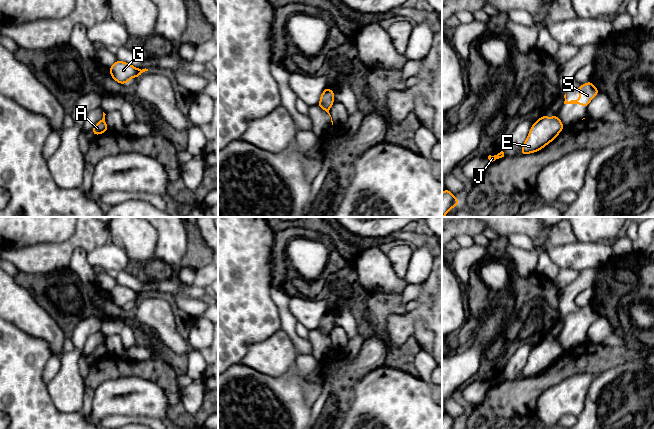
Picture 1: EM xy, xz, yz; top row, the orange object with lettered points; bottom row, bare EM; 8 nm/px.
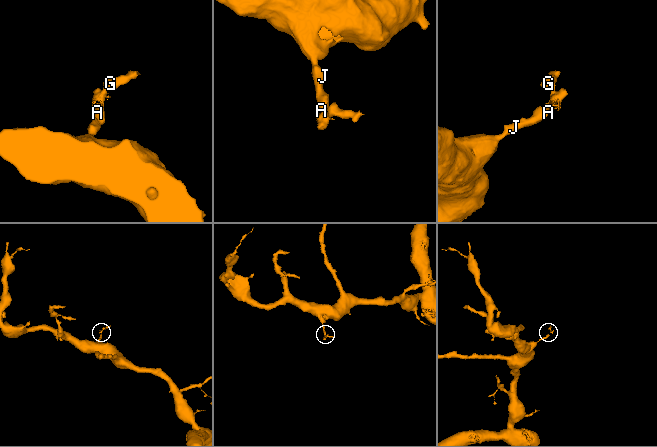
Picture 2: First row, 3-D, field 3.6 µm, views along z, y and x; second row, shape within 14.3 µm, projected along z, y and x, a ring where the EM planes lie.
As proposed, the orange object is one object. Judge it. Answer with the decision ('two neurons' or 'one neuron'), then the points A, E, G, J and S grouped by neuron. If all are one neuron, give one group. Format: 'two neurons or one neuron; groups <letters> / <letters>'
two neurons; groups A E J / G S

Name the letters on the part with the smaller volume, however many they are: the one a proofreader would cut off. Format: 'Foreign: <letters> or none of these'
Foreign: G, S

